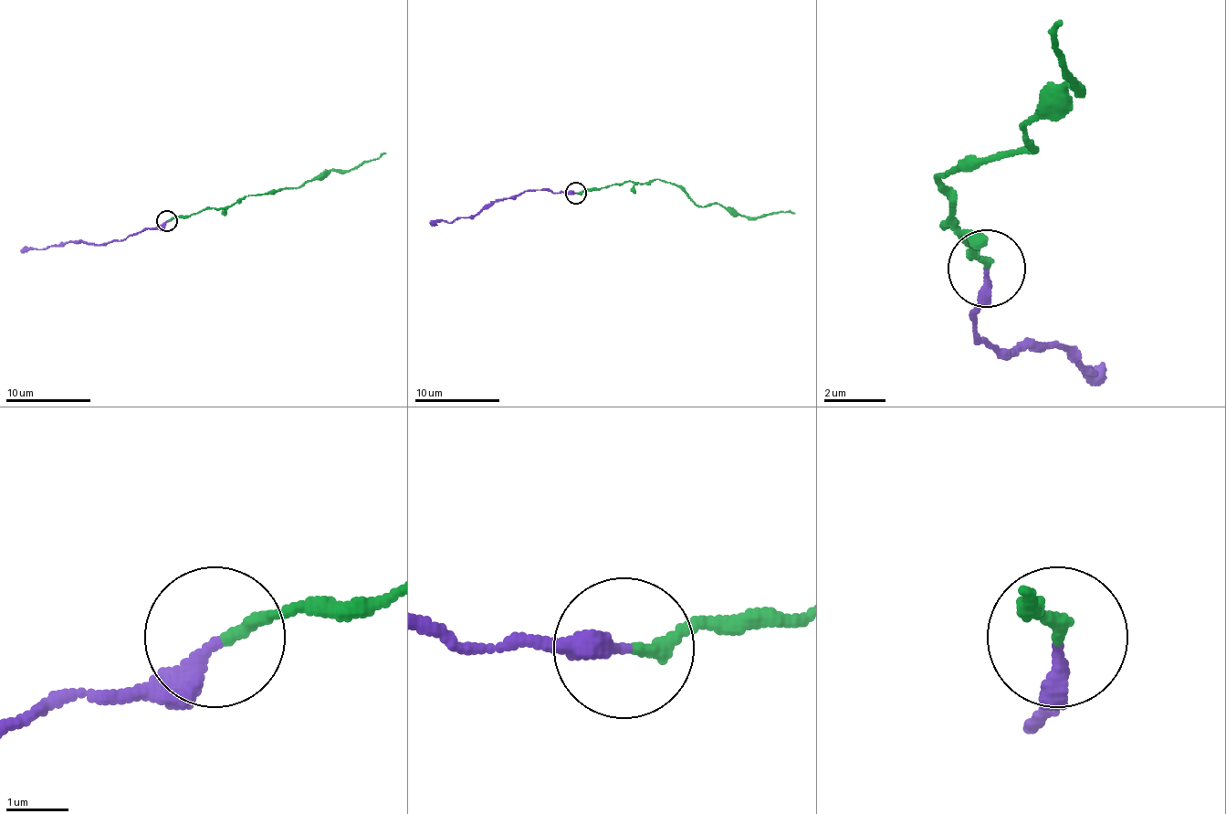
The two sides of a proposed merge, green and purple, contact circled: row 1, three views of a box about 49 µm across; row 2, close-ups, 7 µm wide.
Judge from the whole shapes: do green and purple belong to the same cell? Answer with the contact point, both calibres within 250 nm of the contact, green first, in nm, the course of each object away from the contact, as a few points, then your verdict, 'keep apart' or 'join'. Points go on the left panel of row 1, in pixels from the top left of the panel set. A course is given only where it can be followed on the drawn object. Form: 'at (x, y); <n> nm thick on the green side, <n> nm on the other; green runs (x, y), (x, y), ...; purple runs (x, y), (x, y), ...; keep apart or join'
at (166, 220); 200 nm thick on the green side, 240 nm on the other; green runs (168, 221), (206, 208), (224, 208), (251, 195), (313, 181), (332, 170), (353, 170), (385, 153); purple runs (166, 221), (102, 245), (80, 242), (26, 248), (21, 253); join

